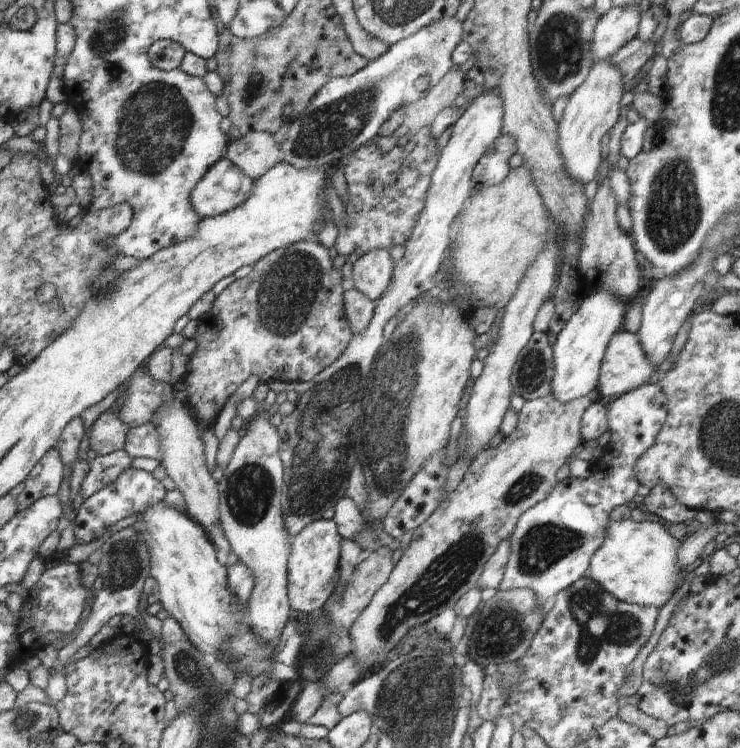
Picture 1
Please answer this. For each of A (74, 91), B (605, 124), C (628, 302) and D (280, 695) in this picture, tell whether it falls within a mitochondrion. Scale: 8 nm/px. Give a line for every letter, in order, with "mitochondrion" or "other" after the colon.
A: other
B: other
C: other
D: other

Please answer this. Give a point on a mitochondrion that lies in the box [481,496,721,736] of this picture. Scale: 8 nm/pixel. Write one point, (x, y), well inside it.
(602, 629)

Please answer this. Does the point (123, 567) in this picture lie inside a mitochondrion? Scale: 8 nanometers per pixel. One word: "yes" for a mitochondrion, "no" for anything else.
yes

